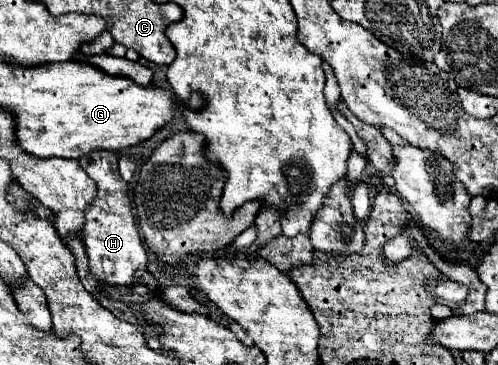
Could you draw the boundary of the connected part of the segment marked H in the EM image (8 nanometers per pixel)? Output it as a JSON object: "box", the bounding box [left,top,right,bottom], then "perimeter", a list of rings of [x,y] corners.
{"box":[79,151,147,285],"perimeter":[[[93,151],[79,159],[87,175],[97,183],[97,197],[87,211],[83,243],[89,257],[89,271],[105,285],[133,285],[139,269],[147,269],[147,251],[141,243],[133,213],[127,181],[119,175],[117,155],[111,151]]]}

